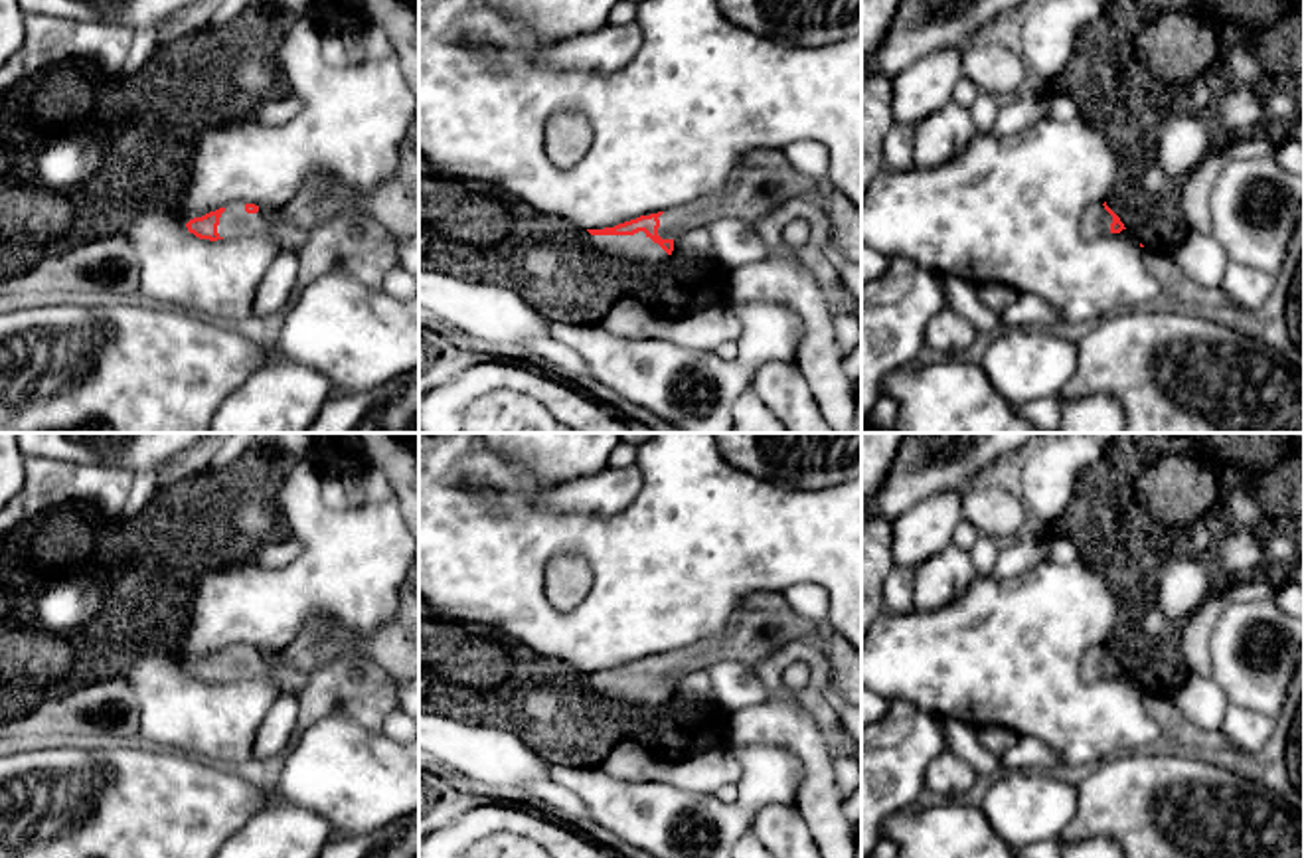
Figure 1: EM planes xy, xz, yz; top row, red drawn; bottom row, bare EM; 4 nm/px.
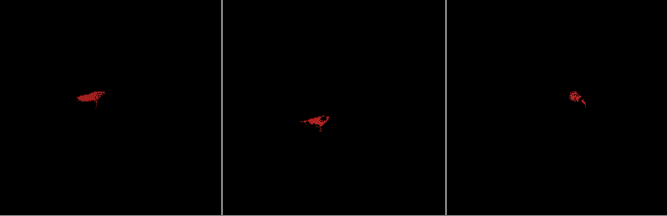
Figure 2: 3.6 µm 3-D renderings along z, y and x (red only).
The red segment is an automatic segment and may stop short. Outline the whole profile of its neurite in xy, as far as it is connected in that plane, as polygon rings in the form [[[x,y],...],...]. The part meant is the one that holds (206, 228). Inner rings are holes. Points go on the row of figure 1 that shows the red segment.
[[[231,204],[186,223],[188,231],[200,239],[237,239],[251,235],[269,235],[277,239],[271,223],[255,204]]]

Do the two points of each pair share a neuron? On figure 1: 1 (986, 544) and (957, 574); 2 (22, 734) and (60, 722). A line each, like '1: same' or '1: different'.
1: different
2: same

